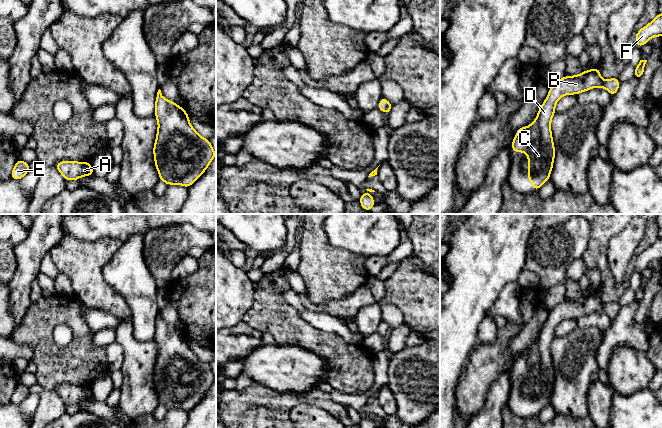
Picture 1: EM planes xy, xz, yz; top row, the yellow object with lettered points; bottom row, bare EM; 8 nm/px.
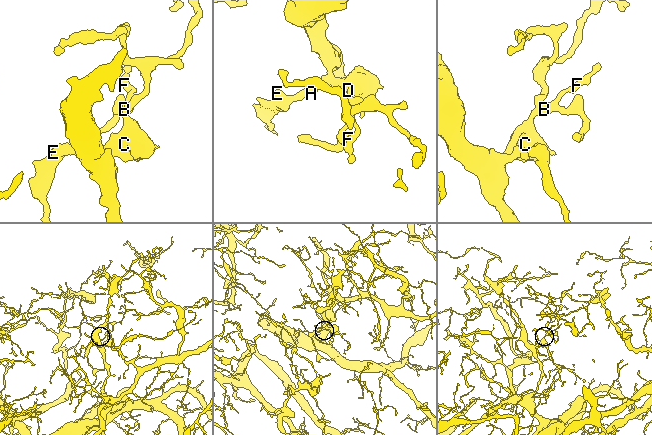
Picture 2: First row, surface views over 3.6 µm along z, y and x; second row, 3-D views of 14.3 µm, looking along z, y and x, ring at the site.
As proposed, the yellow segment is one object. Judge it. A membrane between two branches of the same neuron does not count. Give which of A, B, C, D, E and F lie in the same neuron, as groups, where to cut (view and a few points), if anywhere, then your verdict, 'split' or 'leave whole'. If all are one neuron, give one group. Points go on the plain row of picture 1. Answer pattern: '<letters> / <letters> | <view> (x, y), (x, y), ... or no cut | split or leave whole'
A B C D E F | no cut | leave whole

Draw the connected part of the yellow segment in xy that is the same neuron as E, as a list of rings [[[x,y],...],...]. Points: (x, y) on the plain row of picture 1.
[[[18,383],[11,396],[11,403],[18,405],[21,402],[23,402],[28,397],[29,394],[30,394],[29,387]]]

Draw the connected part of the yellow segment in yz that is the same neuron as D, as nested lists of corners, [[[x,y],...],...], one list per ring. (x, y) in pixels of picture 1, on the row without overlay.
[[[598,291],[588,295],[584,294],[576,300],[565,300],[550,310],[548,320],[539,332],[536,343],[529,350],[519,352],[511,368],[512,376],[524,376],[528,380],[528,405],[533,408],[535,416],[539,414],[542,408],[549,405],[550,397],[553,392],[555,370],[551,356],[551,343],[556,337],[555,329],[557,325],[564,319],[580,318],[595,311],[603,311],[611,320],[614,320],[619,310],[620,306],[617,301],[603,304]]]

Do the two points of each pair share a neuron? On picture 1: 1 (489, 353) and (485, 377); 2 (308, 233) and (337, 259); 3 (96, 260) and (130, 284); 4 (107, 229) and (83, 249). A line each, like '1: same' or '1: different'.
1: same
2: same
3: different
4: different

